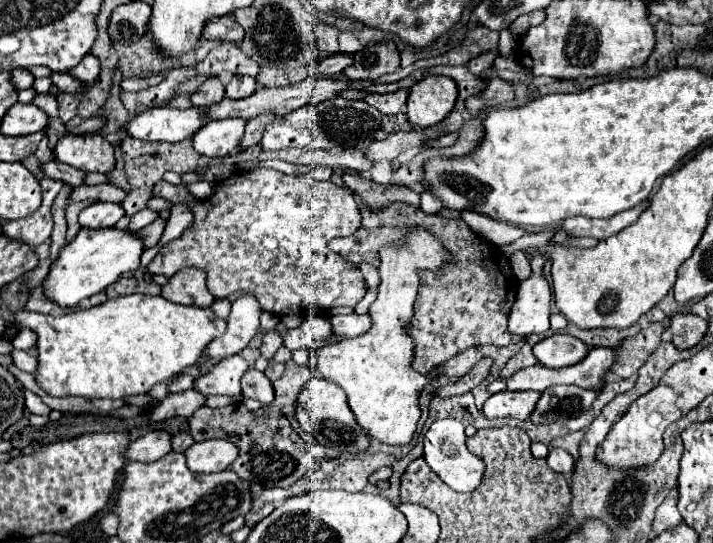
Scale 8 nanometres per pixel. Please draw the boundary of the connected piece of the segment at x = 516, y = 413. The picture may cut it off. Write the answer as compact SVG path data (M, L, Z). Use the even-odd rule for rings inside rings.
M526 390L526 392L498 392L492 394L486 402L484 402L484 416L488 420L494 418L518 418L518 420L526 420L532 412L534 406L538 402L540 394L534 390Z

